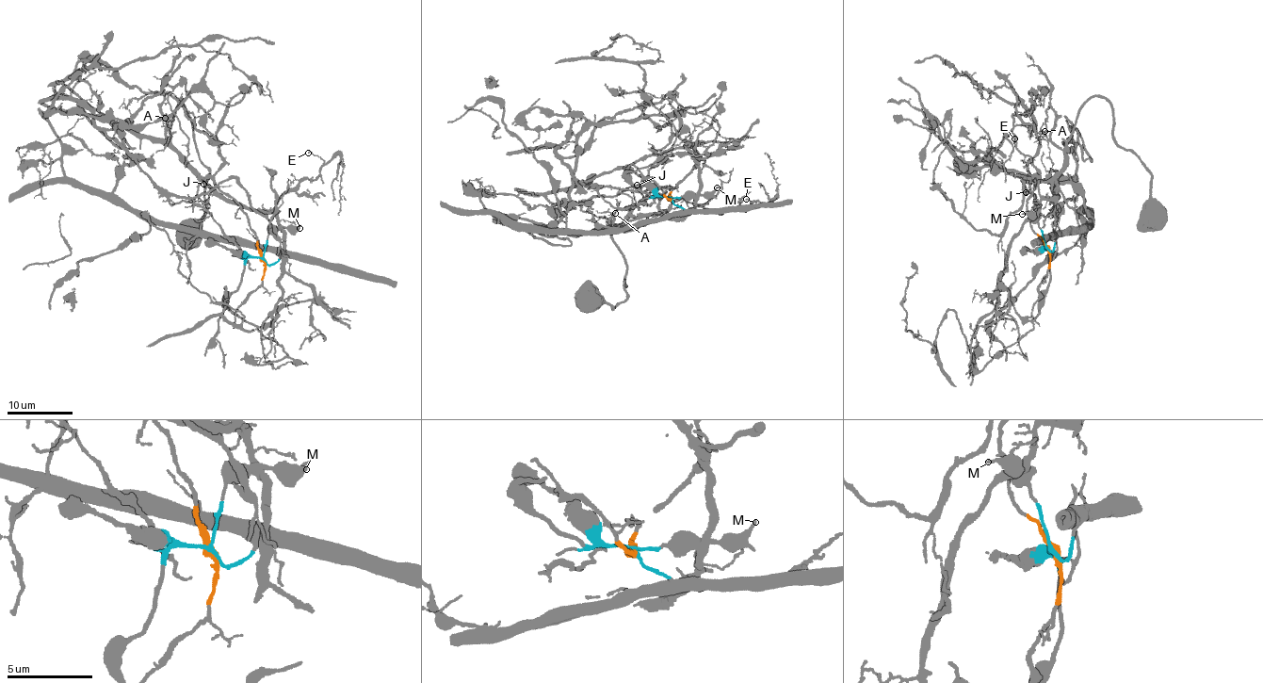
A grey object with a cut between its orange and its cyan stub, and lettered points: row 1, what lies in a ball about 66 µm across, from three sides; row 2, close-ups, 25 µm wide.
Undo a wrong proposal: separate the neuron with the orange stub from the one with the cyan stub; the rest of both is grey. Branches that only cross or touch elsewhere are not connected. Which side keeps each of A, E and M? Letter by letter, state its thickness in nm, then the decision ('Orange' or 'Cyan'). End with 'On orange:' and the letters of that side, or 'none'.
A: Thickness 100 nm. Orange
E: Thickness 120 nm. Orange
M: Thickness 240 nm. Cyan
On orange: A, E

